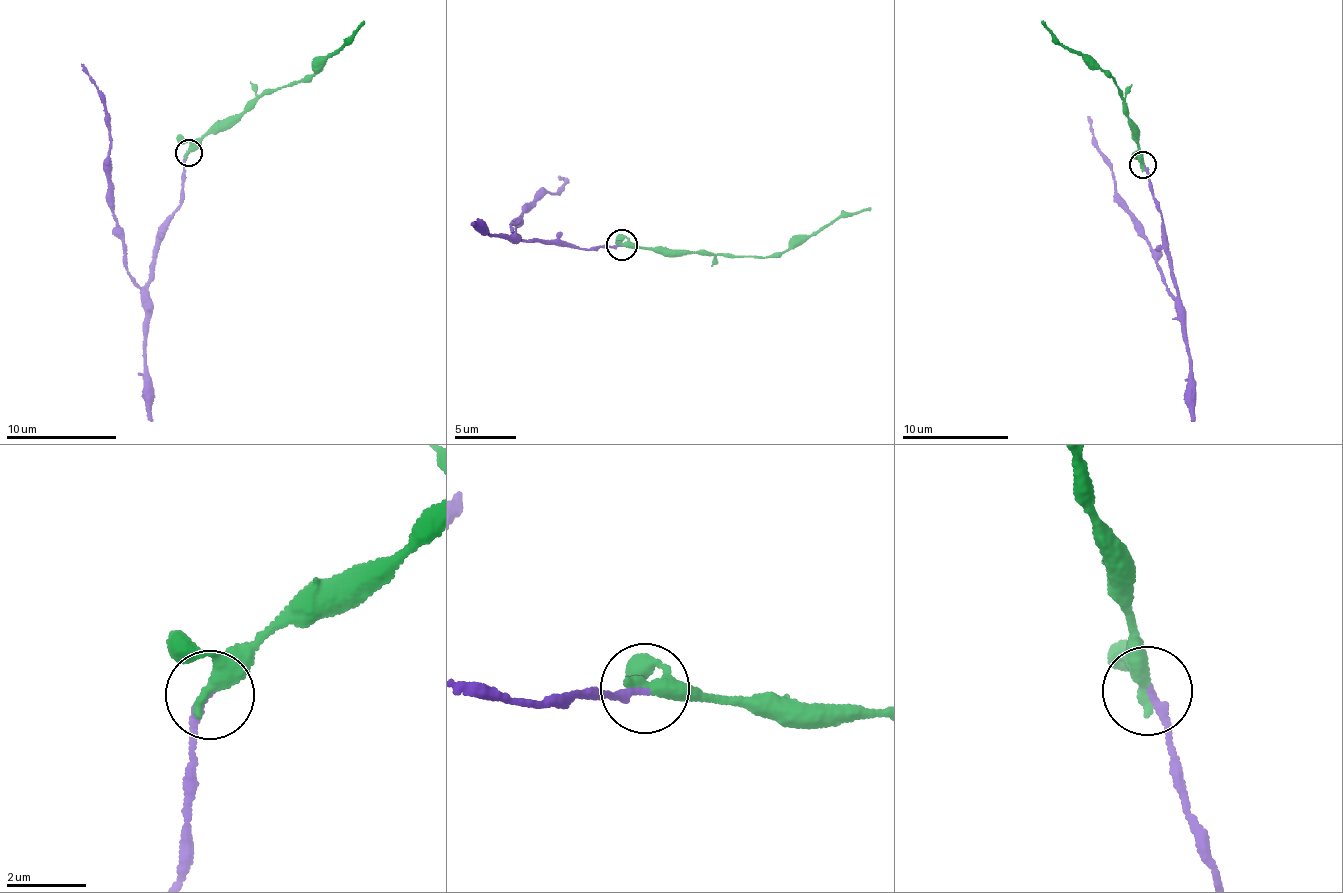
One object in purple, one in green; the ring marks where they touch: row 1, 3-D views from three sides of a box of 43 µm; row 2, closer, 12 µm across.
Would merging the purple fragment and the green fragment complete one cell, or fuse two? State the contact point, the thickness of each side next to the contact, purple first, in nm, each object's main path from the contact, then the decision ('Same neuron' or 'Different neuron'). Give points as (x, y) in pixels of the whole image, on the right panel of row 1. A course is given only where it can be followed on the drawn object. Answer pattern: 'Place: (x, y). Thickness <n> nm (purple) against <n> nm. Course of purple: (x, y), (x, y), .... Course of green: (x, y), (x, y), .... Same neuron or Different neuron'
Place: (1142, 164). Thickness 240 nm (purple) against 320 nm. Course of purple: (1142, 164), (1162, 218), (1178, 293), (1175, 297), (1157, 254), (1117, 192), (1113, 171), (1086, 116). Course of green: (1142, 164), (1120, 94), (1108, 76), (1067, 48), (1041, 20). Same neuron

